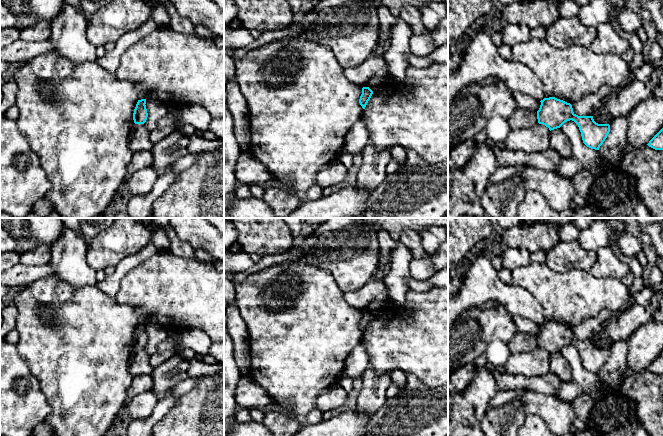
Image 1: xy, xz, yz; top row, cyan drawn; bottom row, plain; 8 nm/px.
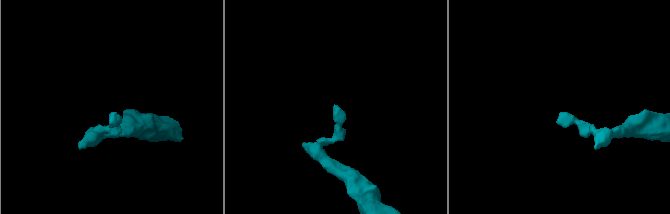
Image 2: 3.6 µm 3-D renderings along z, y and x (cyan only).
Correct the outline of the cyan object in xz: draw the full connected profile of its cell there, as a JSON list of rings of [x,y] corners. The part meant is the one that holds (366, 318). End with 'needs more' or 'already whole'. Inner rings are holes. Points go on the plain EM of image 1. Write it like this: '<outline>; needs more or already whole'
[[[363,311],[362,312],[362,318],[360,320],[359,327],[363,333],[365,333],[365,331],[366,331],[368,325],[370,324],[372,318],[373,318],[373,315],[369,311]]]; already whole

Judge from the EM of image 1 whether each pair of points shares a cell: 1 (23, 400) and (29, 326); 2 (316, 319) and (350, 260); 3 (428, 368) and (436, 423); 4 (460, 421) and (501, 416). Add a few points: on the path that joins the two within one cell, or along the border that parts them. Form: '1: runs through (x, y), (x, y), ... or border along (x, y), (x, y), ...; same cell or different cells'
1: border along (14, 345), (39, 382); different cells
2: border along (320, 267), (331, 273), (343, 292); different cells
3: border along (420, 380), (429, 386), (437, 388); different cells
4: border along (490, 407), (481, 425); different cells

